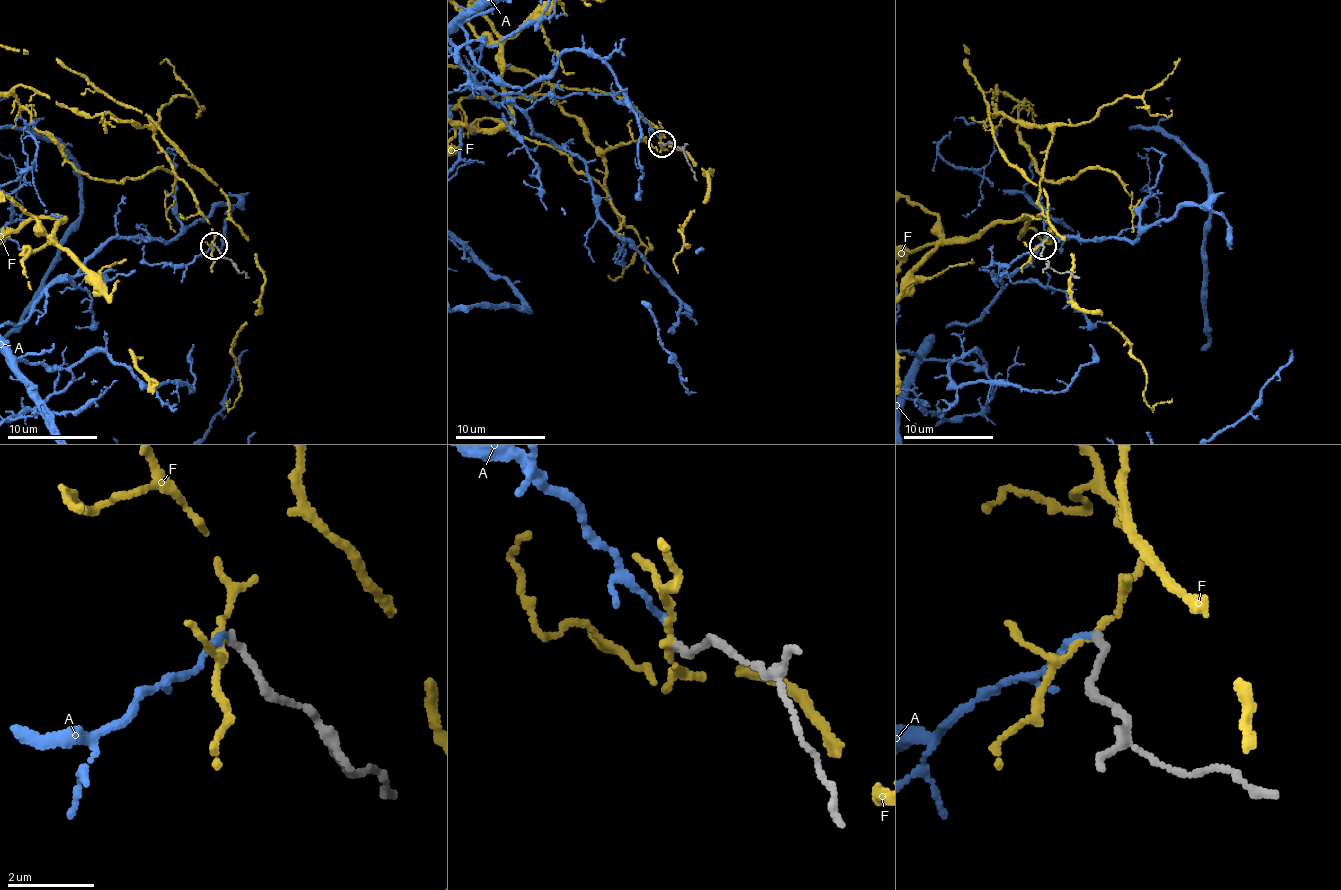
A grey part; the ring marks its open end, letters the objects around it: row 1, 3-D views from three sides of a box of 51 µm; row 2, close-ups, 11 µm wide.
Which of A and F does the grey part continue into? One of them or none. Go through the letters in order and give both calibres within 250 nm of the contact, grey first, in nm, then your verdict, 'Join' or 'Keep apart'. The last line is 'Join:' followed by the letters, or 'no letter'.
A: Thickness 190 nm (grey) against 130 nm. Keep apart
F: Thickness 190 nm (grey) against 110 nm. Keep apart
Join: no letter

